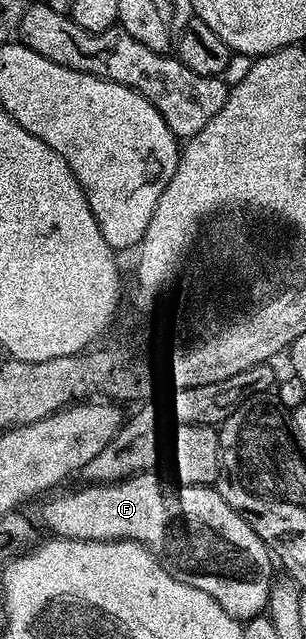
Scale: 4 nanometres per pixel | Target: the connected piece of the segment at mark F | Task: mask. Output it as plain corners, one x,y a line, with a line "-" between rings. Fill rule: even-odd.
147,472
120,482
82,484
79,490
63,489
58,492
63,494
47,497
38,514
43,524
55,530
53,533
60,538
71,538
77,542
139,542
172,577
184,584
192,584
192,588
200,588
200,592
208,592
208,596
212,596
224,612
239,620
259,617
270,605
270,590
276,577
275,559
270,547
260,540
249,521
231,508
223,491
221,494
214,490
218,488
213,485
183,486
173,481
165,482
156,475

